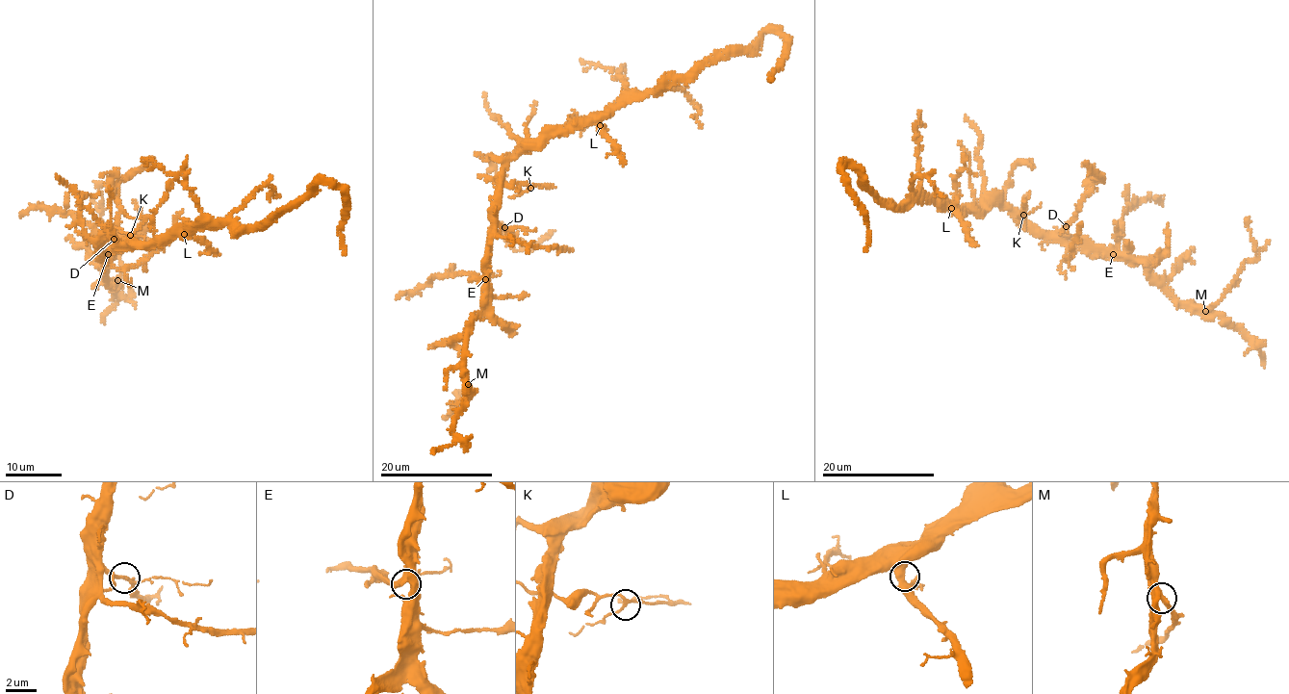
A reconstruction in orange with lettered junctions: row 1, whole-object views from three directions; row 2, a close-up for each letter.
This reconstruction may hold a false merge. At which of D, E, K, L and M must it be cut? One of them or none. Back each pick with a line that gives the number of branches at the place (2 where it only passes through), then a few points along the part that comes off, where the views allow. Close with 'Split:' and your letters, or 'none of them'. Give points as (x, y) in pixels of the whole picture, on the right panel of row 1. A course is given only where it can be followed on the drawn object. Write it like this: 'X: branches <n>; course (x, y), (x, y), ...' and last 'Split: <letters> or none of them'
D: branches 3; course (1065, 226), (1074, 216), (1080, 201), (1103, 179), (1083, 162)
Split: D

